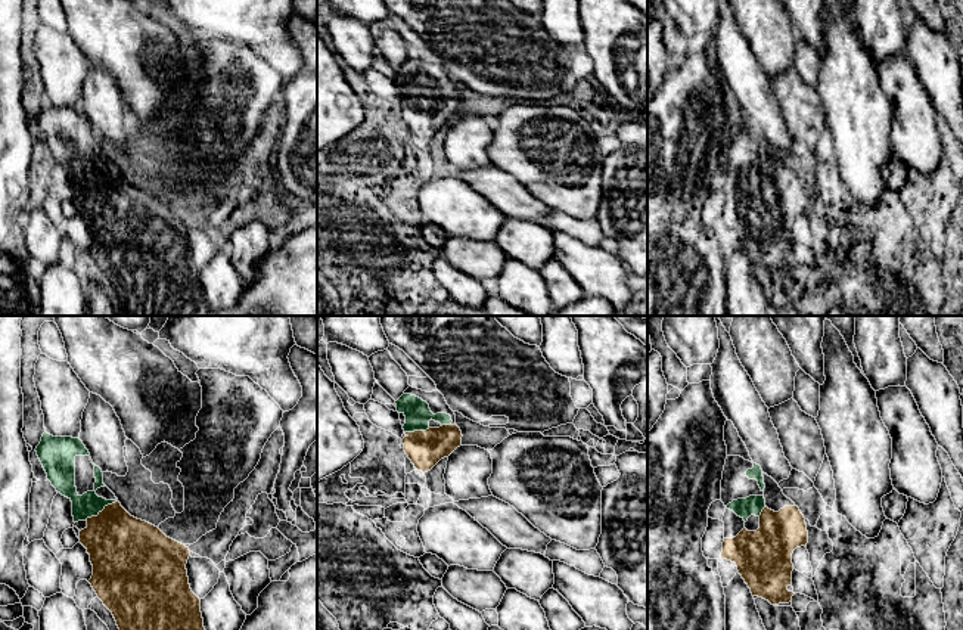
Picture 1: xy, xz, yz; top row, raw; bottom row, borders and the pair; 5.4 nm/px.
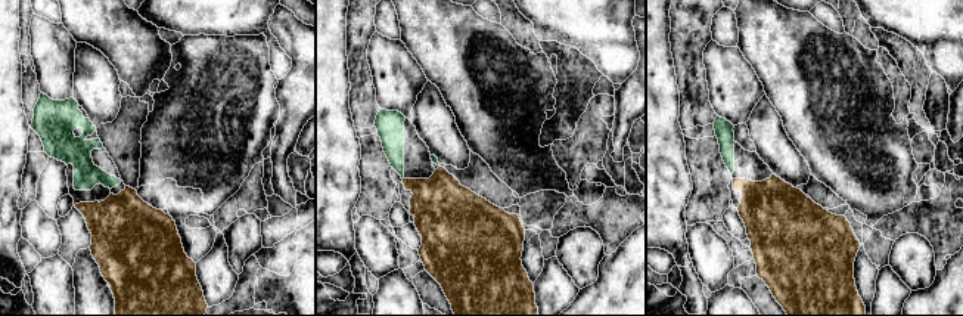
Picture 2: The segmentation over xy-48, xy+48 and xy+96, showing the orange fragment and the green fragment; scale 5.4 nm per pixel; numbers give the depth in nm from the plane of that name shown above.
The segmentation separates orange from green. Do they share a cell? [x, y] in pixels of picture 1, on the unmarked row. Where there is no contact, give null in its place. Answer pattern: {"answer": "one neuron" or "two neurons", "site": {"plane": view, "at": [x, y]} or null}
{"answer": "one neuron", "site": {"plane": "xy", "at": [99, 182]}}

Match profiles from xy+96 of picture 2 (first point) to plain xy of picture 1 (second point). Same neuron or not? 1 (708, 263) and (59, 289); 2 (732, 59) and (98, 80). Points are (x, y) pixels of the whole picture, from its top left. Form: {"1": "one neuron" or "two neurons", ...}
{"1": "two neurons", "2": "two neurons"}

